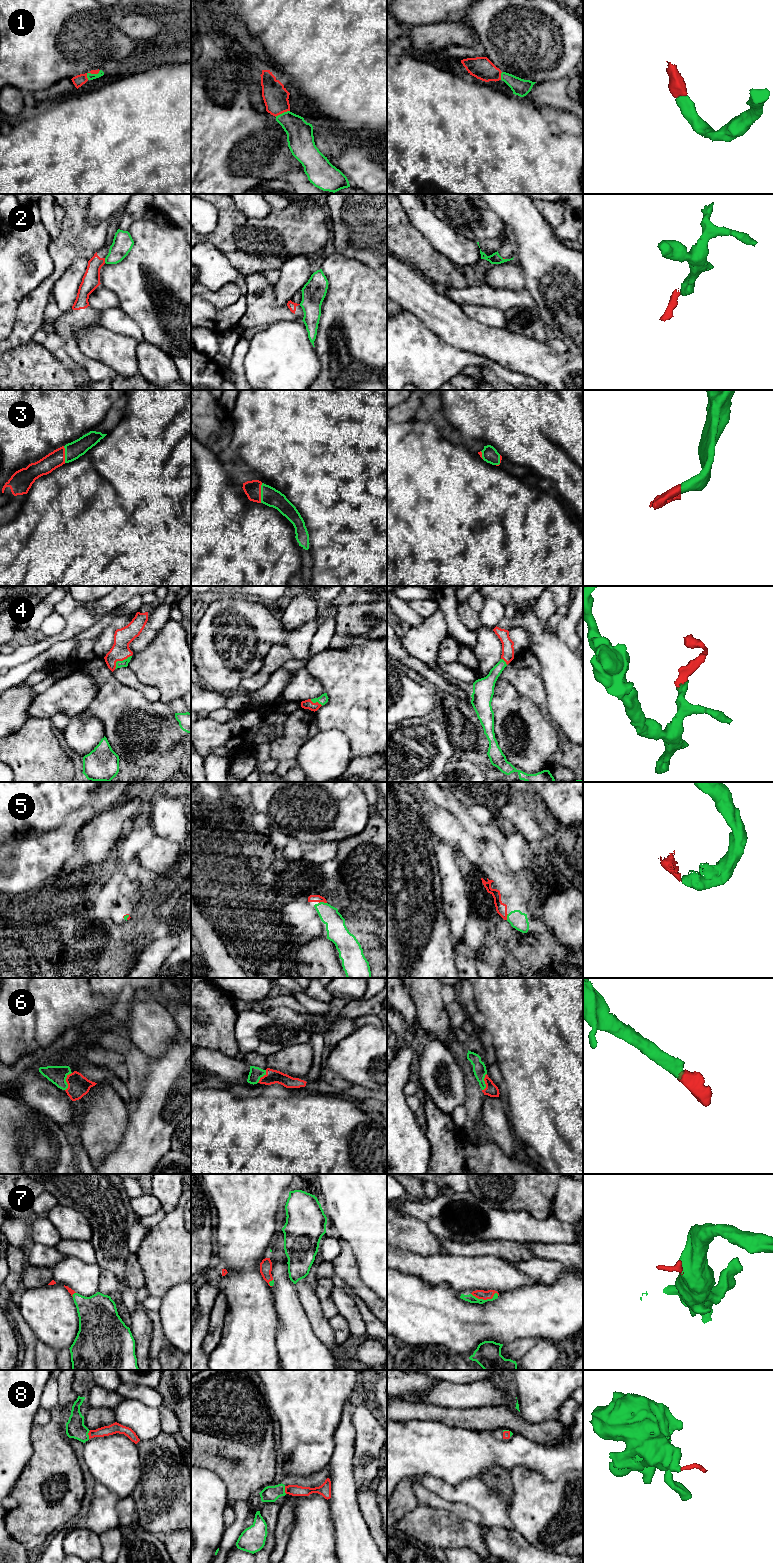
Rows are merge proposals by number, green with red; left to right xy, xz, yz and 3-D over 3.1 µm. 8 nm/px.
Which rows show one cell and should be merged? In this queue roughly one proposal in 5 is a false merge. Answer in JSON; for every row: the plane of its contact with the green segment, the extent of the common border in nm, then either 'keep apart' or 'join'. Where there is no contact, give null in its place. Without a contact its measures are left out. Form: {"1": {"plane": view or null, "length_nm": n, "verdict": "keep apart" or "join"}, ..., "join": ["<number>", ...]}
{"1": {"plane": "xz", "length_nm": 130, "verdict": "join"}, "2": {"plane": "xy", "length_nm": 40, "verdict": "keep apart"}, "3": {"plane": "xz", "length_nm": 160, "verdict": "join"}, "4": {"plane": "xy", "length_nm": 180, "verdict": "join"}, "5": {"plane": "xz", "length_nm": 60, "verdict": "join"}, "6": {"plane": "xy", "length_nm": 160, "verdict": "join"}, "7": {"plane": "yz", "length_nm": 220, "verdict": "join"}, "8": {"plane": "xy", "length_nm": 70, "verdict": "join"}, "join": ["1", "3", "4", "5", "6", "7", "8"]}

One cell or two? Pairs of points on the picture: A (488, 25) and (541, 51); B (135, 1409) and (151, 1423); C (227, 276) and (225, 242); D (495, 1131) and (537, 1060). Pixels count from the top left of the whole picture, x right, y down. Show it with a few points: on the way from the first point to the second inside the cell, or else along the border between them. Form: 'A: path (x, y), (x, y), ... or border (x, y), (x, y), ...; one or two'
A: path (501, 37), (515, 45), (528, 45); one
B: path (139, 1413), (147, 1421); one
C: border (207, 243), (211, 243), (242, 274); two
D: border (508, 1118), (510, 1123); two

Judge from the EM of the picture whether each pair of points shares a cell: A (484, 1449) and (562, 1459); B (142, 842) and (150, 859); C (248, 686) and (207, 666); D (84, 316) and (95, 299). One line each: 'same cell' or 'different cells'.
A: same cell
B: different cells
C: different cells
D: different cells

